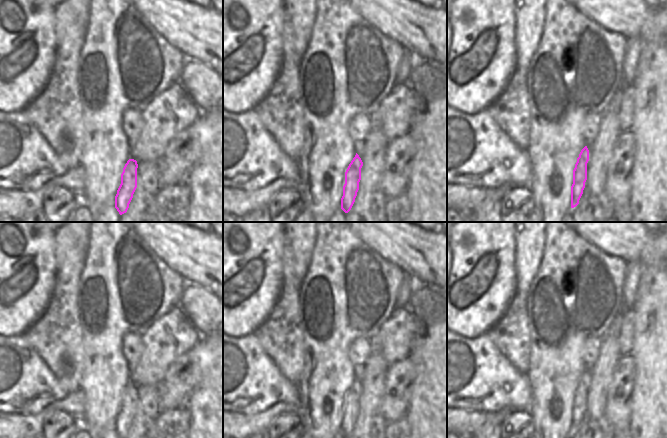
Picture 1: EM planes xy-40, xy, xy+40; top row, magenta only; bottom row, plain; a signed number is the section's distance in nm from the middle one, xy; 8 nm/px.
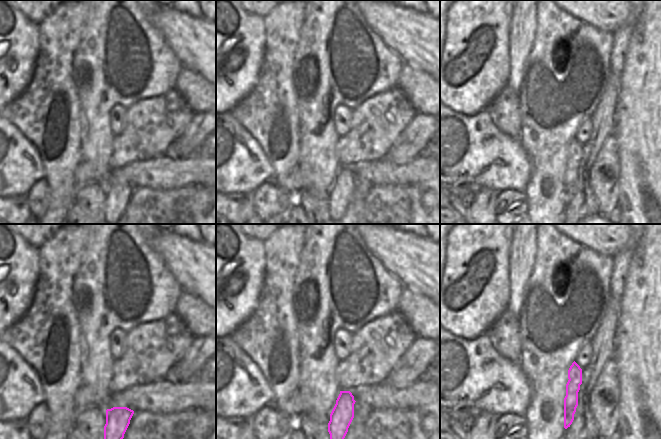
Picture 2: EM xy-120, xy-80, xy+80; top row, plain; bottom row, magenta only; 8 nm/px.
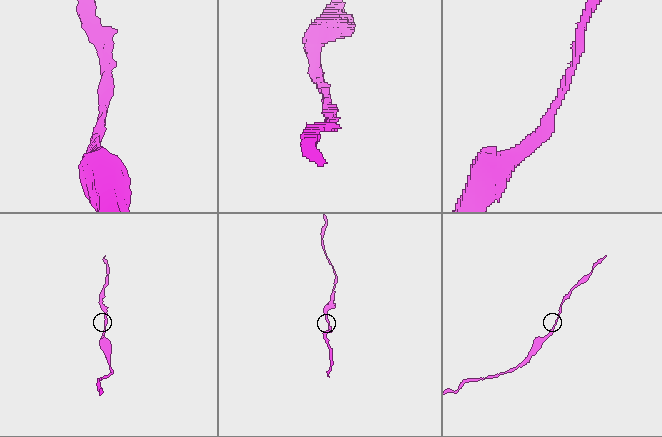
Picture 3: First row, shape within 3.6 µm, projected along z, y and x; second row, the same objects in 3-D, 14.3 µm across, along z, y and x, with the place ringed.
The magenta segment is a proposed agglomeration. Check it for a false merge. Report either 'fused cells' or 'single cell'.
single cell

